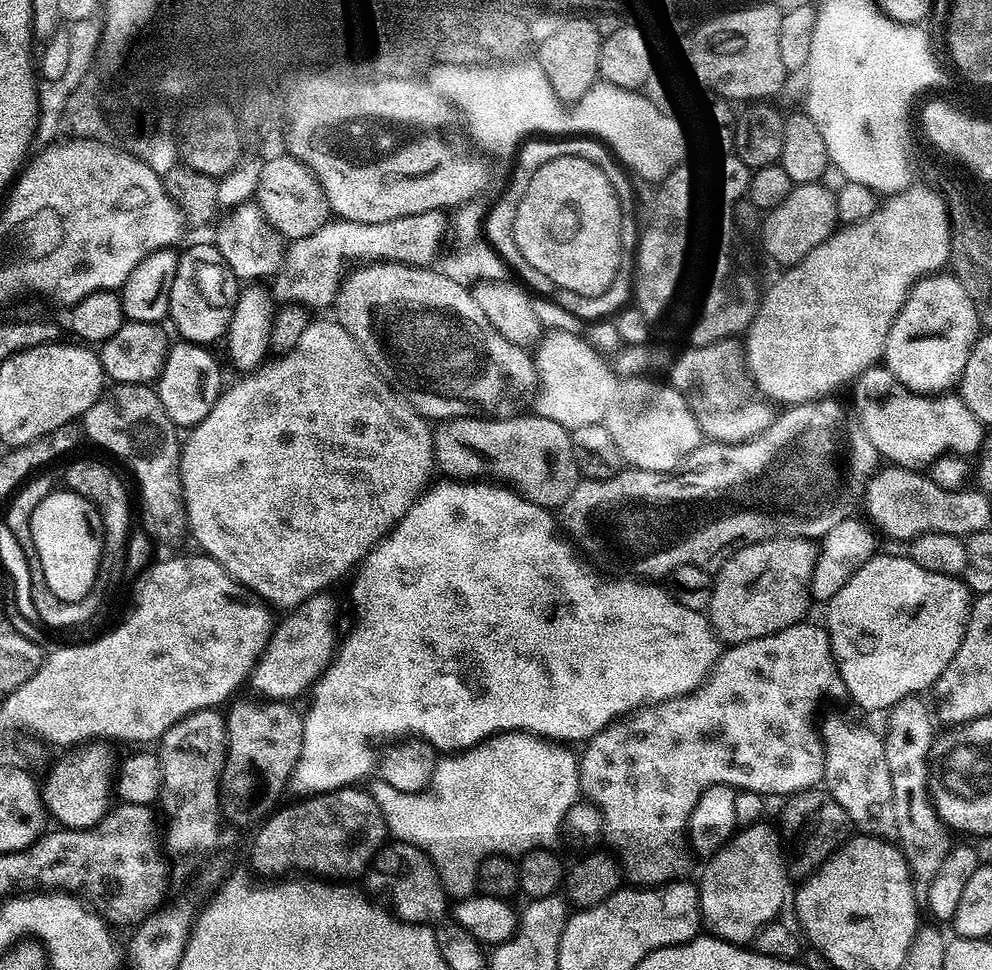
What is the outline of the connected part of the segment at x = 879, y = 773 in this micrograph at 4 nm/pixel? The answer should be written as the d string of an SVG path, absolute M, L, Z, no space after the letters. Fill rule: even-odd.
M832 714L824 722L822 720L820 733L824 742L822 784L832 793L838 806L846 810L851 827L881 838L895 837L894 790L883 737L842 714Z

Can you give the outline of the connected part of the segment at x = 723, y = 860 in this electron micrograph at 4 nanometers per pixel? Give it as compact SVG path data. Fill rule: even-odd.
M768 822L741 827L732 839L723 848L718 849L705 863L708 865L705 866L700 880L698 879L700 915L707 931L717 936L719 940L728 940L731 944L741 946L755 941L758 930L762 930L762 926L773 923L779 917L776 915L779 914L784 899L787 896L789 899L790 877L786 867L786 848L785 845L784 848L780 845L781 833L777 829L776 832L768 825Z

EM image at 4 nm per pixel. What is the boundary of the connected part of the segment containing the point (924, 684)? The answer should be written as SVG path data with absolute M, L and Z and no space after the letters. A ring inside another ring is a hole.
M877 554L872 556L842 585L838 590L838 594L834 594L826 604L826 608L828 608L828 621L826 621L828 641L832 647L832 656L836 660L836 671L840 673L843 691L848 691L849 698L858 707L865 708L868 712L881 712L881 714L887 713L898 702L905 700L907 696L920 696L924 694L927 688L929 691L939 680L940 675L944 673L946 666L950 666L954 654L958 654L958 646L962 646L962 638L966 634L968 617L973 603L973 593L960 576L947 576L946 574L931 572L922 566L918 566L918 562L914 562L907 555L883 556L883 554Z

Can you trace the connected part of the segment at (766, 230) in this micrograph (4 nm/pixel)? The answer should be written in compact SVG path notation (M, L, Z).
M823 182L815 184L797 184L793 187L791 194L784 199L781 204L774 206L767 213L768 216L764 220L764 225L760 228L760 236L764 239L764 252L772 260L784 264L780 266L791 266L802 262L802 258L806 258L806 254L810 254L810 250L814 250L814 246L818 246L822 242L826 242L828 237L838 228L838 217L836 214L836 192L829 188Z

